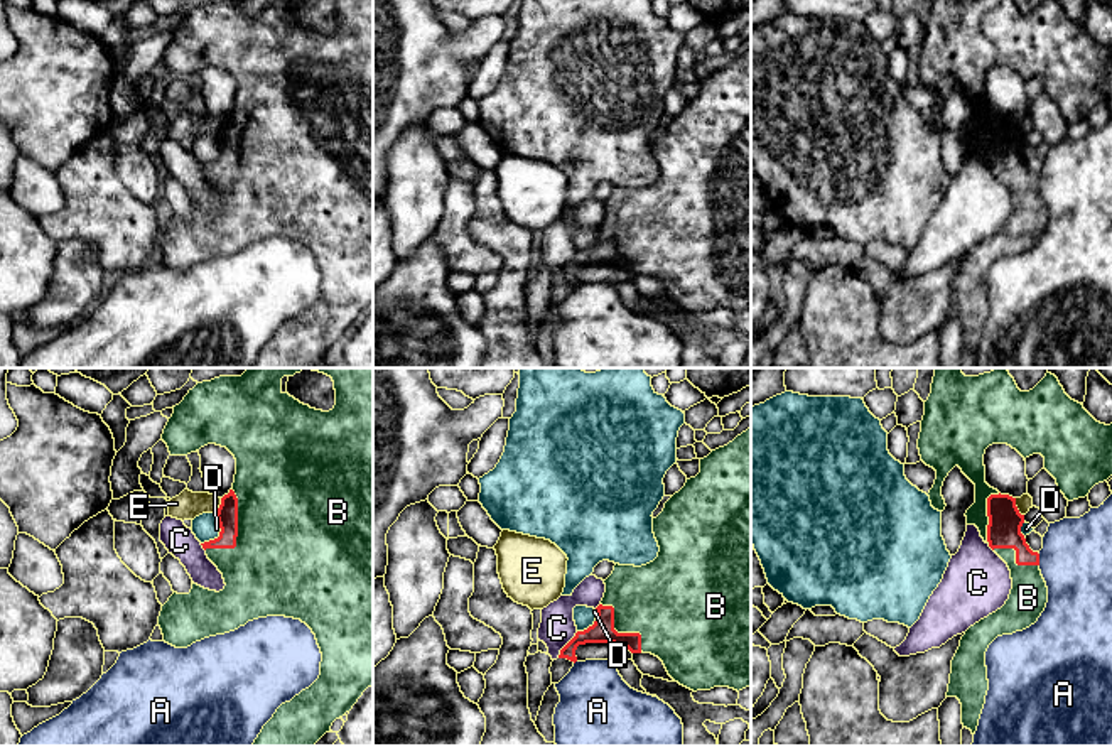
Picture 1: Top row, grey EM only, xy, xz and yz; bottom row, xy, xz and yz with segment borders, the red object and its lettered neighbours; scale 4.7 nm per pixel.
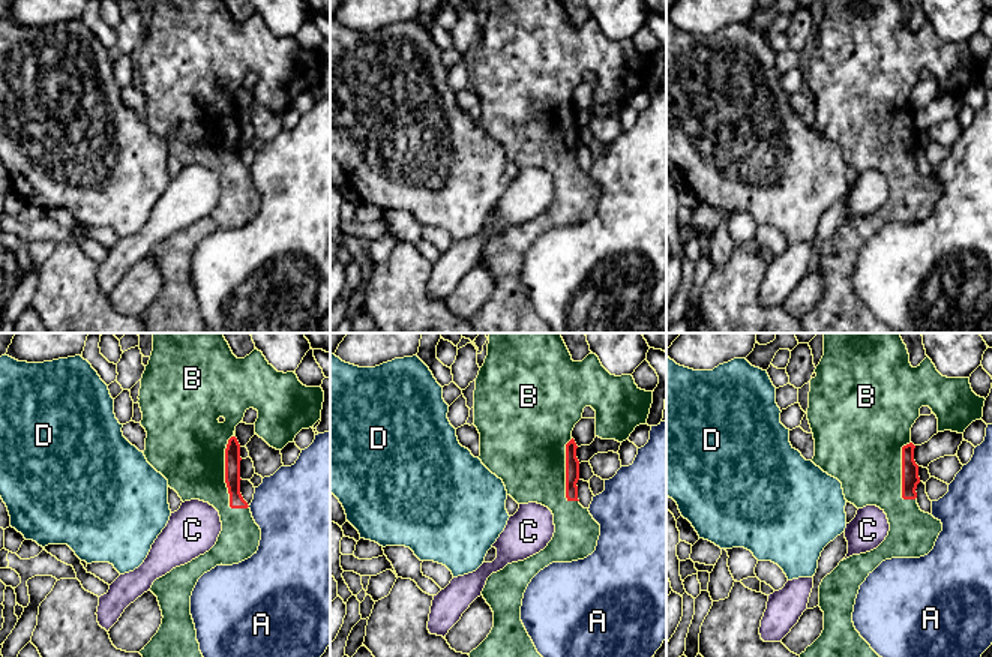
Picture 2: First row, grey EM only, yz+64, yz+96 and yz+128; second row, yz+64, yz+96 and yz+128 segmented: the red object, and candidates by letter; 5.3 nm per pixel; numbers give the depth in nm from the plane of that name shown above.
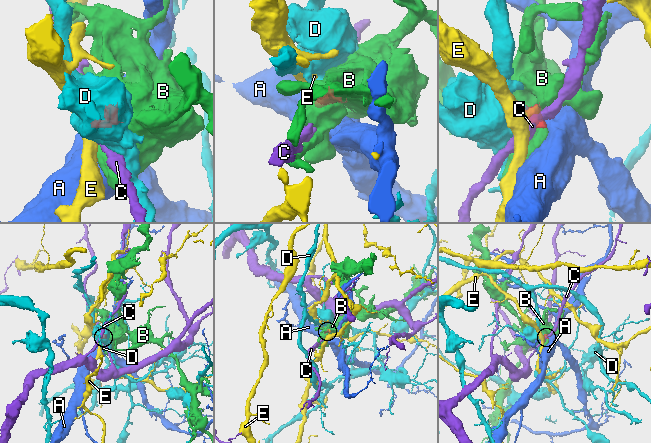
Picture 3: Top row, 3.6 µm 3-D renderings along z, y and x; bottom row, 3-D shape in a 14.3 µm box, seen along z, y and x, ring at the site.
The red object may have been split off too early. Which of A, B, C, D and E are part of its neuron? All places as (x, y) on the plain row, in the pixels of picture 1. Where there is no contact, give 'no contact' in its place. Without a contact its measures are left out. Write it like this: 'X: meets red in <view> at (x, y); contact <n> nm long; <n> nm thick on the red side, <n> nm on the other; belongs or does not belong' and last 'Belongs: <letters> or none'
A: meets red in yz at (1038, 181); contact 60 nm long; 160 nm thick on the red side, 340 nm on the other; does not belong
B: meets red in xy at (237, 154); contact 320 nm long; 100 nm thick on the red side, 500 nm on the other; belongs
C: meets red in xz at (566, 267); contact 160 nm long; 110 nm thick on the red side, 170 nm on the other; does not belong
D: meets red in xy at (220, 156); contact 160 nm long; 100 nm thick on the red side, 120 nm on the other; does not belong
E: meets red in yz at (1016, 129); contact 100 nm long; 160 nm thick on the red side, 70 nm on the other; does not belong
Belongs: B

